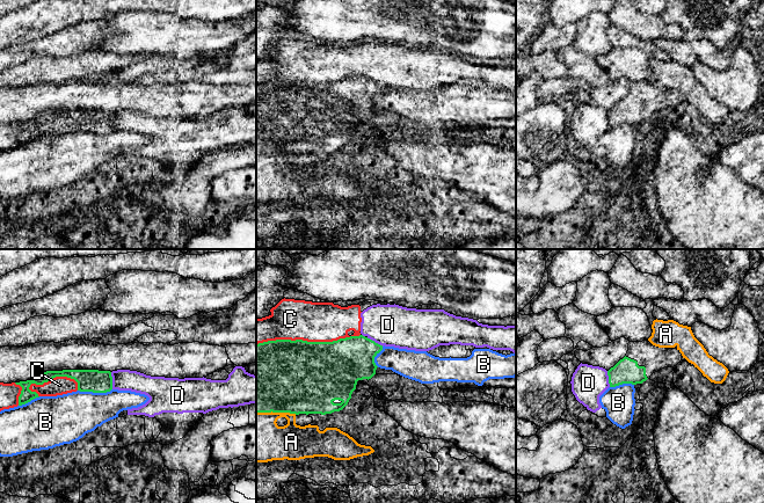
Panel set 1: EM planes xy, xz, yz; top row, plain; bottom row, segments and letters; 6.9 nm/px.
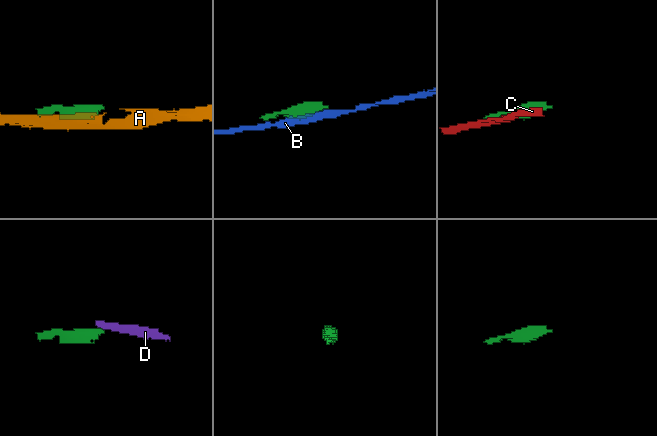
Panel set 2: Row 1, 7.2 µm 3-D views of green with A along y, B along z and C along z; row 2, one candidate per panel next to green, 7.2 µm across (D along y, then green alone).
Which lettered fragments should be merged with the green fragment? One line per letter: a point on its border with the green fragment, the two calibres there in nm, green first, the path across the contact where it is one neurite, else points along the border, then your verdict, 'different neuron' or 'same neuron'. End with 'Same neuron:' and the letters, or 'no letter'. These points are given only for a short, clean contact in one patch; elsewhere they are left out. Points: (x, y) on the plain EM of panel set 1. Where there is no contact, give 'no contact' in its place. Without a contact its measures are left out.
A: xz (276, 152) | 500/340 nm | different neuron
B: xy (94, 132) | 160/320 nm | different neuron
C: xz (306, 81) | 500/280 nm | different neuron
D: xy (111, 121) | 160/140 nm | along xy (110, 113), (113, 129) | different neuron
Same neuron: no letter

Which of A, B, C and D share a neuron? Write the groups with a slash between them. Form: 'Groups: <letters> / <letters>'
Groups: A / B / C D

